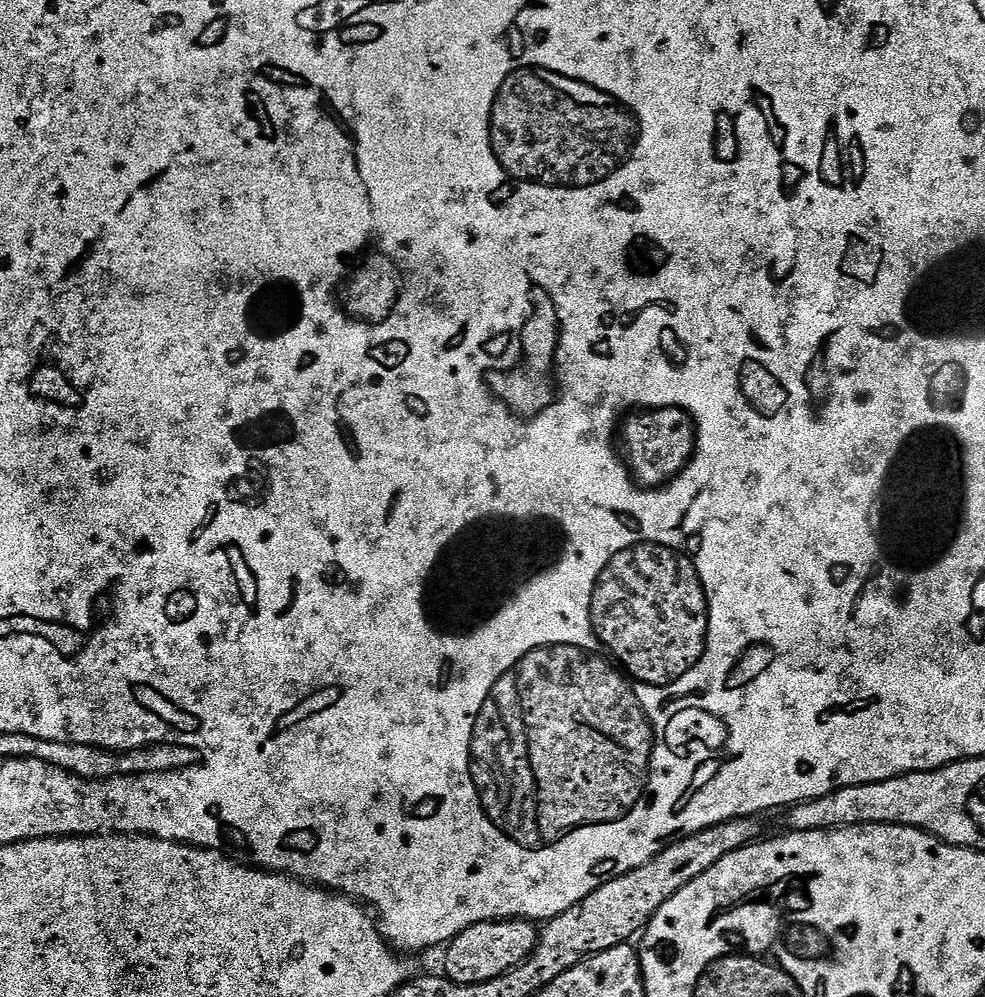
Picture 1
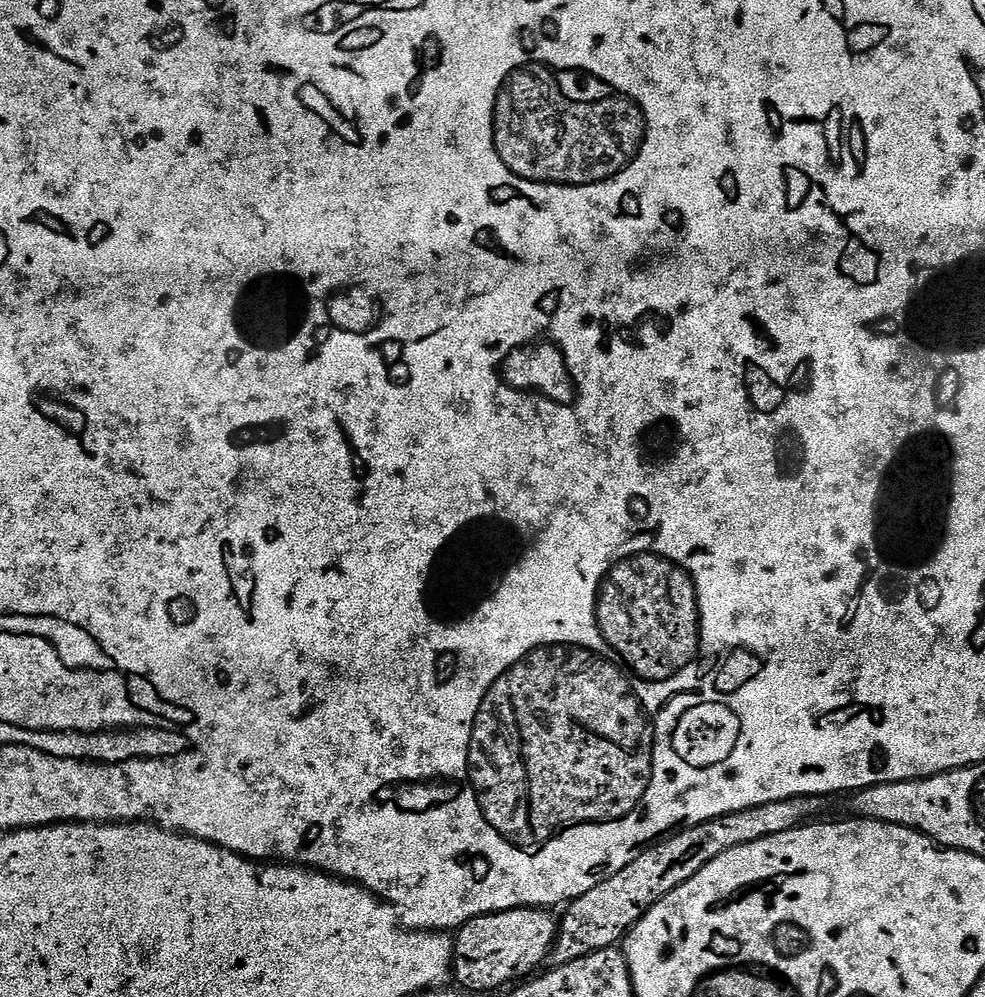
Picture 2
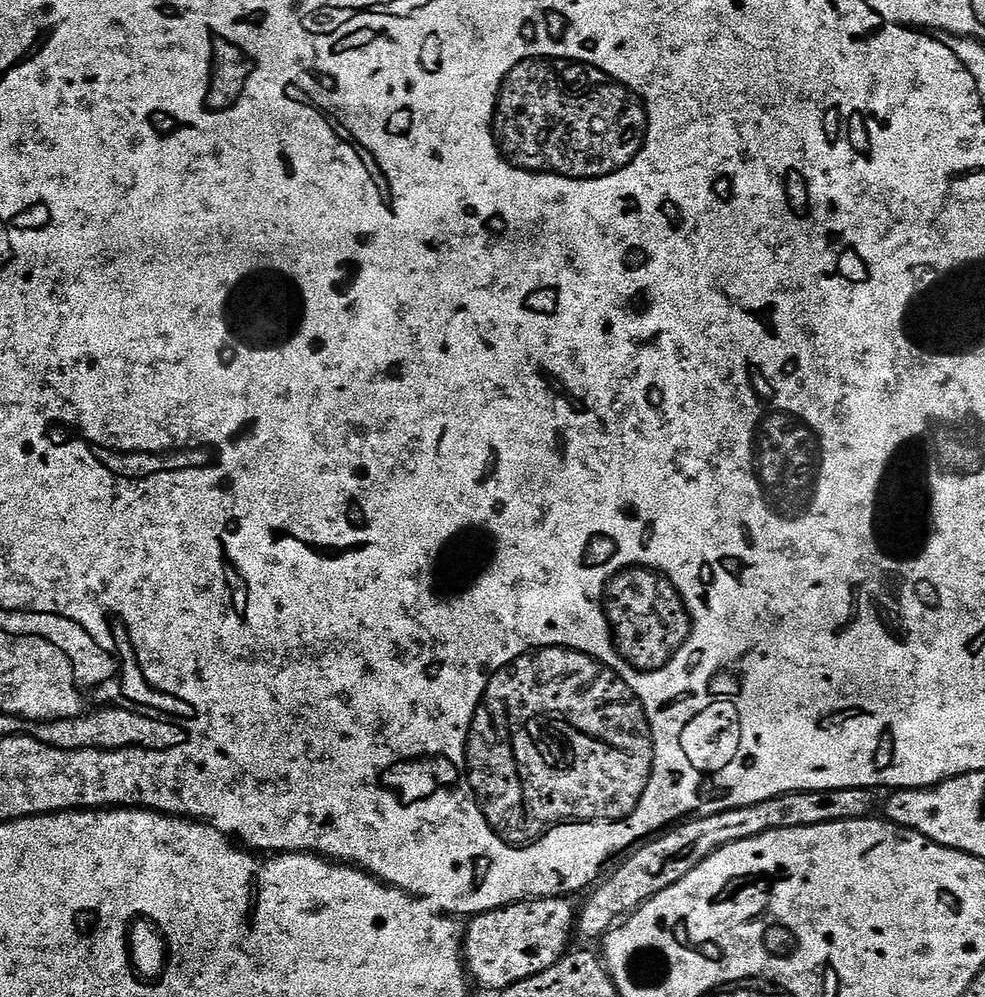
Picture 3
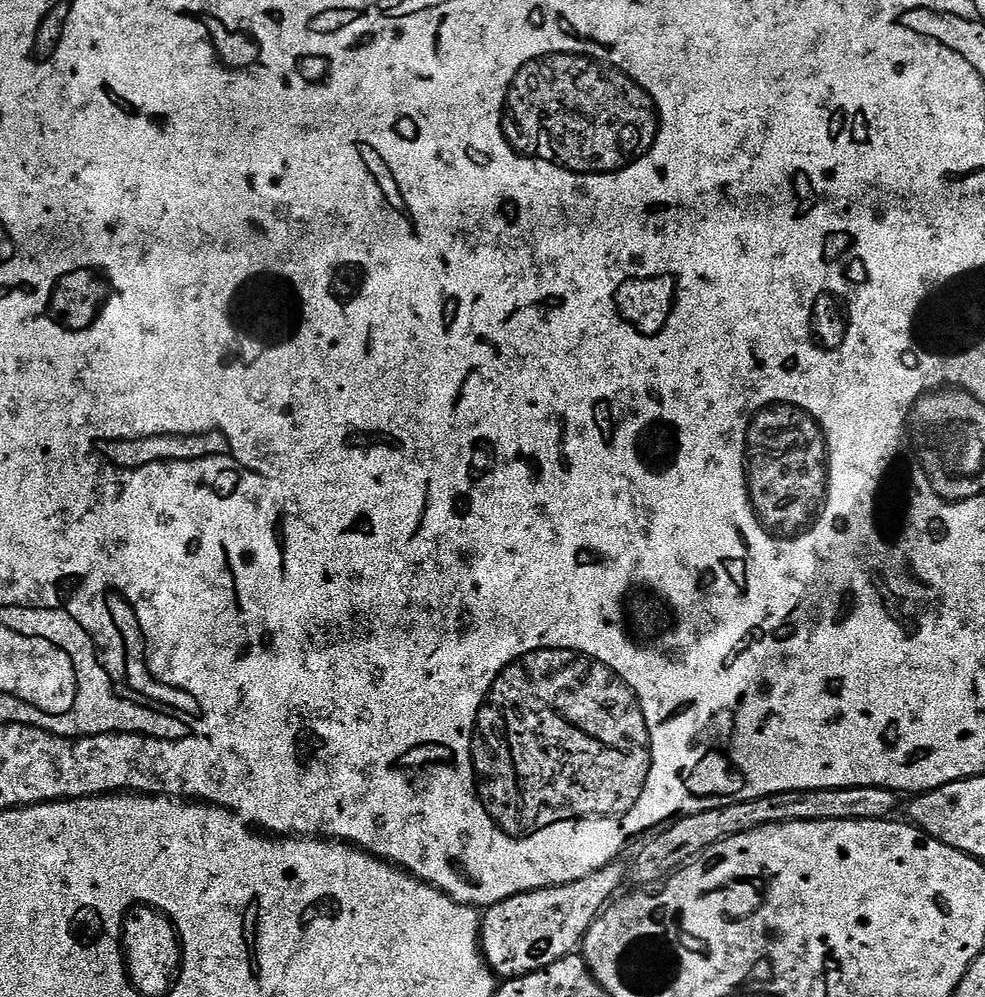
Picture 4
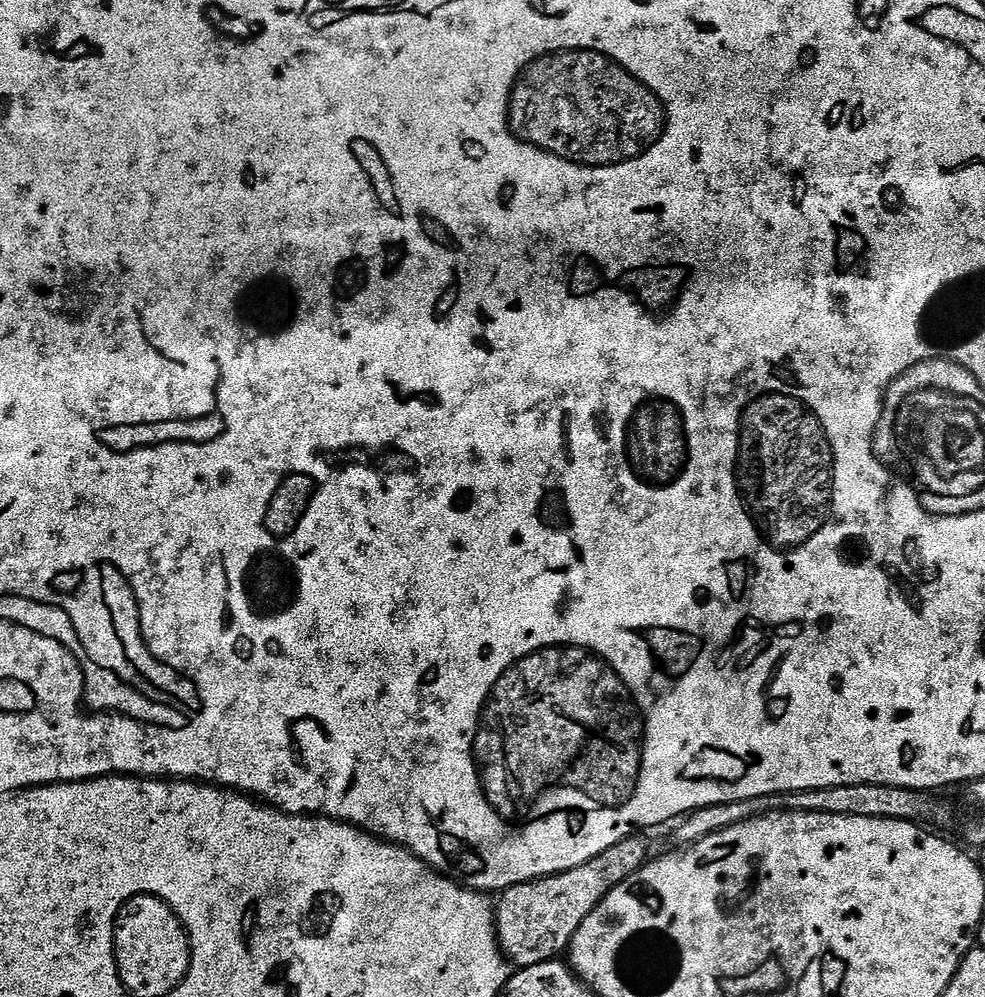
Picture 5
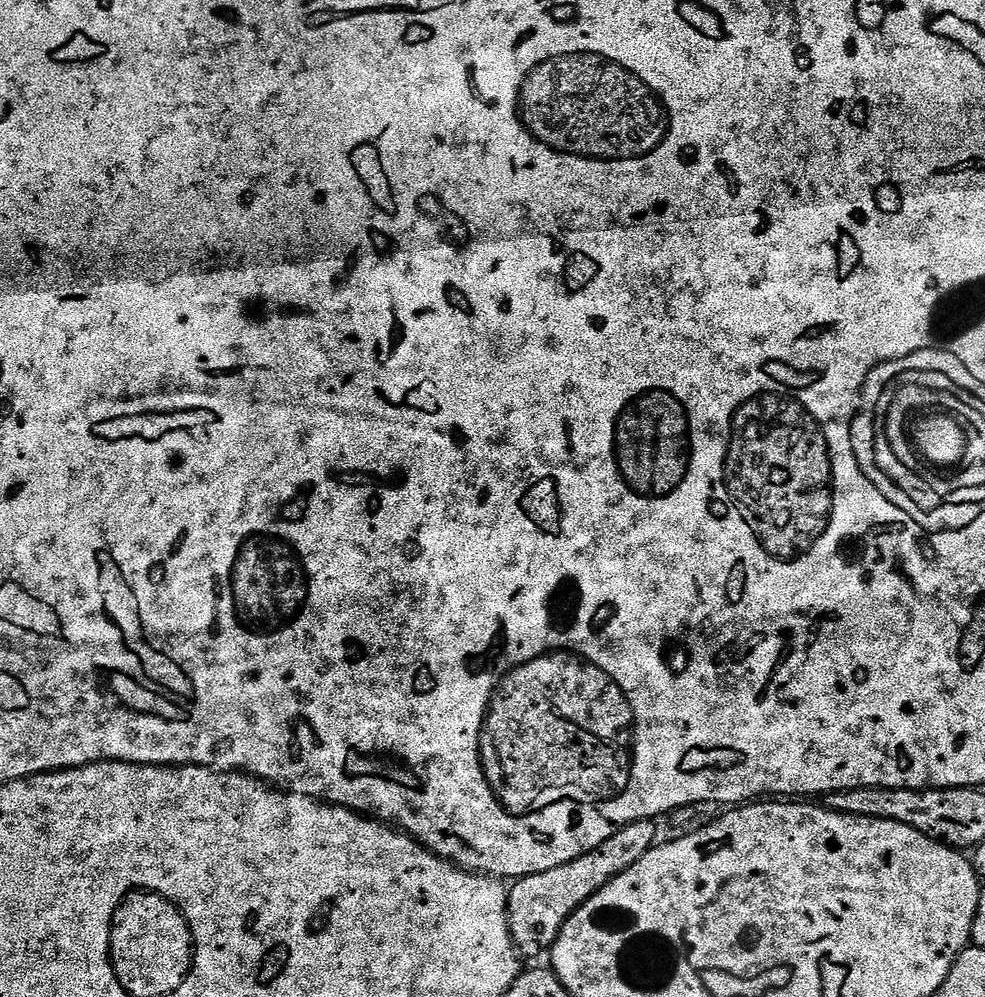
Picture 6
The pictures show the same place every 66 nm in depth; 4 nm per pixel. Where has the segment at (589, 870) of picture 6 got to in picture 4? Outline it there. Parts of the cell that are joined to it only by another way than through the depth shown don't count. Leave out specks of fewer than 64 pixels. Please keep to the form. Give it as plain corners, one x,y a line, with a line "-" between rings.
616,860
602,866
594,870
594,874
586,874
586,878
578,878
578,882
519,892
517,896
483,909
480,947
489,968
497,977
515,978
537,972
573,955
583,945
584,935
590,926
621,891
619,888
628,876
627,865
621,862

